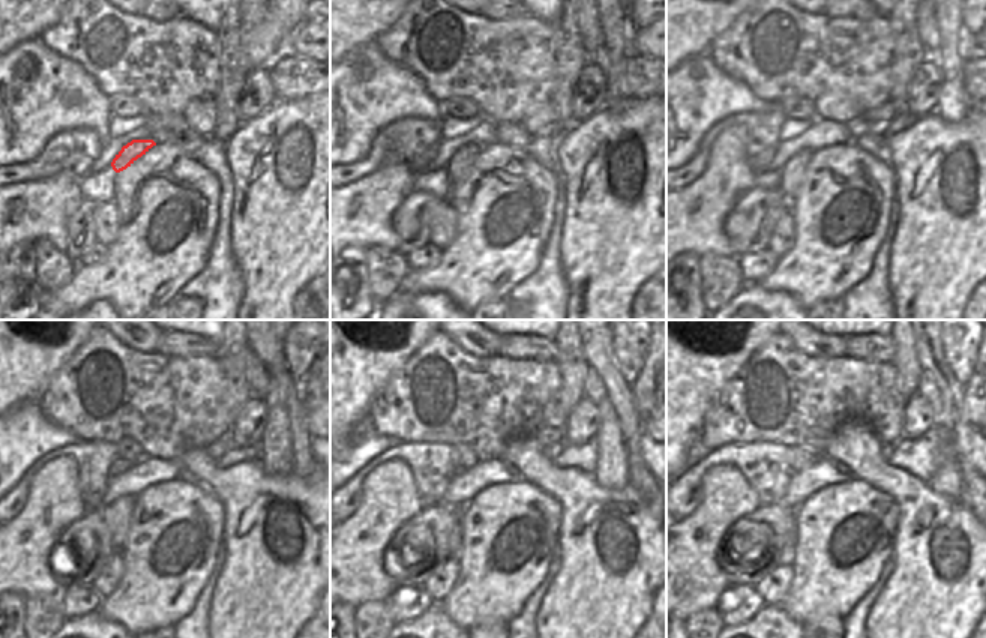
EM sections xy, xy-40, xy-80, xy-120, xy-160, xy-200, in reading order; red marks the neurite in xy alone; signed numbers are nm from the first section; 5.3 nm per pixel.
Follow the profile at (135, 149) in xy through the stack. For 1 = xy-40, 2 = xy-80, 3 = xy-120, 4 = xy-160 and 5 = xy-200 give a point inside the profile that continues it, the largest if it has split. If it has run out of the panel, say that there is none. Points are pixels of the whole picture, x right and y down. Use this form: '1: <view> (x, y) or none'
1: xy-40 (456, 168)
2: xy-80 (793, 171)
3: xy-120 (117, 515)
4: xy-160 (455, 539)
5: xy-200 (785, 556)

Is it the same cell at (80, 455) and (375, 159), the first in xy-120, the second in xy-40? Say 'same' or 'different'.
same

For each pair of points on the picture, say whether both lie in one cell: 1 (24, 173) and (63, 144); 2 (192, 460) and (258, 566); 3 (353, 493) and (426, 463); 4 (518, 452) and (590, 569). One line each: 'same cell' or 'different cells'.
1: same cell
2: same cell
3: same cell
4: same cell

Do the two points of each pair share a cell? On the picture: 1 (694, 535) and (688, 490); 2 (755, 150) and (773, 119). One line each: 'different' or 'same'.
1: different
2: same

